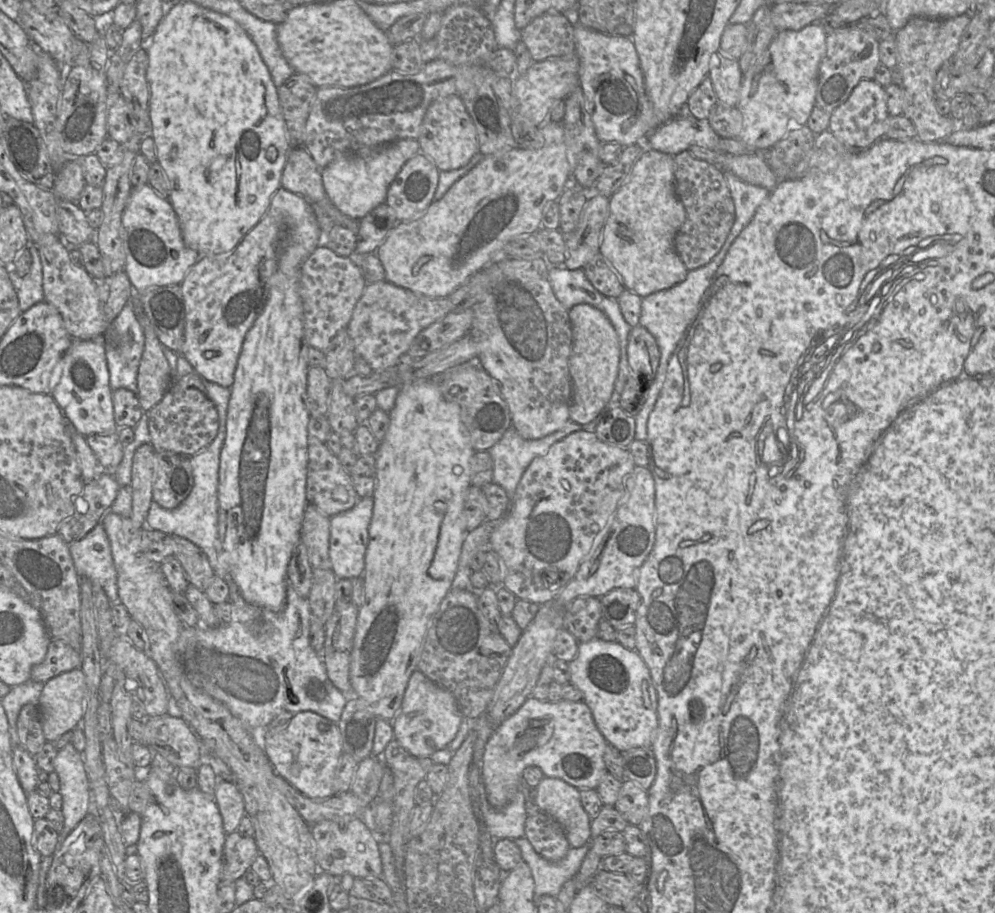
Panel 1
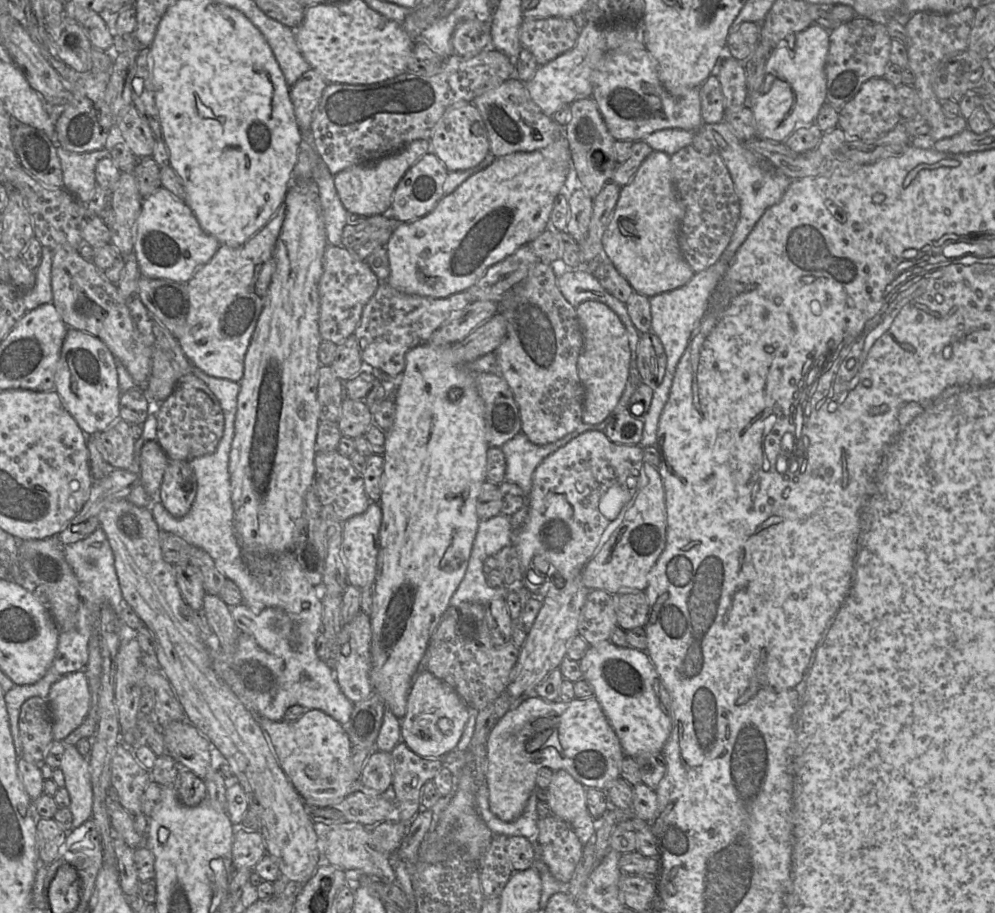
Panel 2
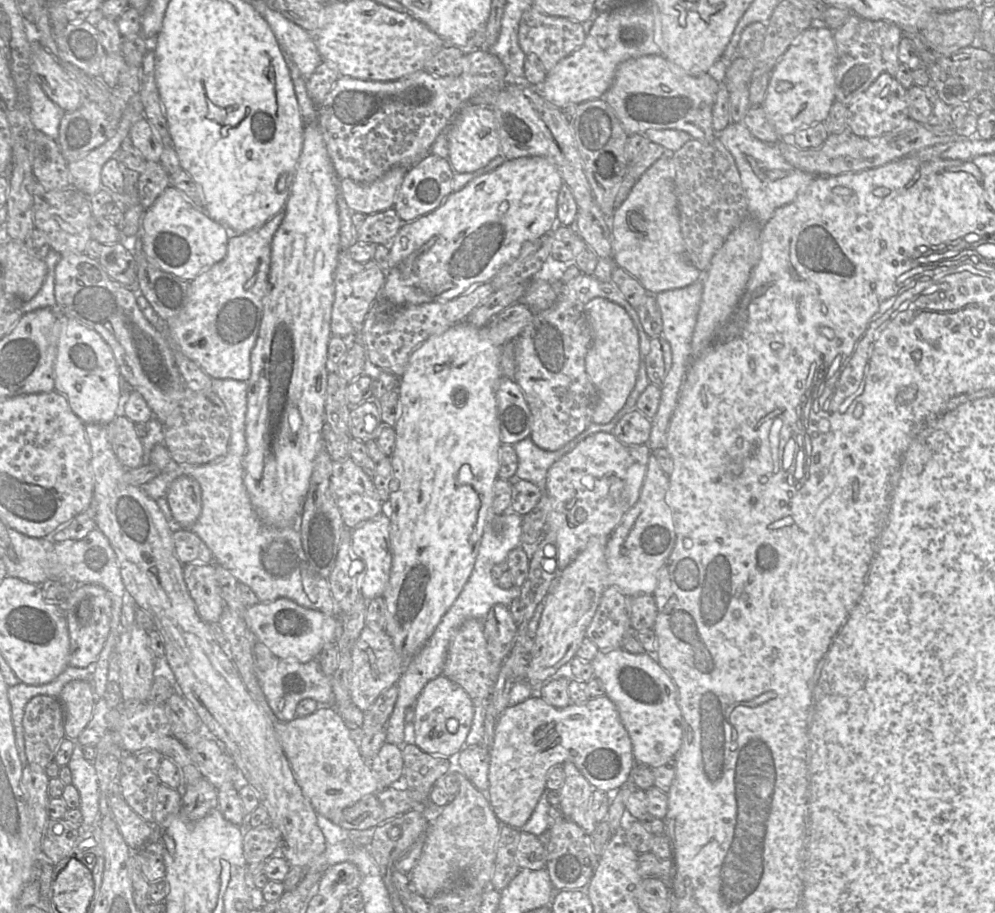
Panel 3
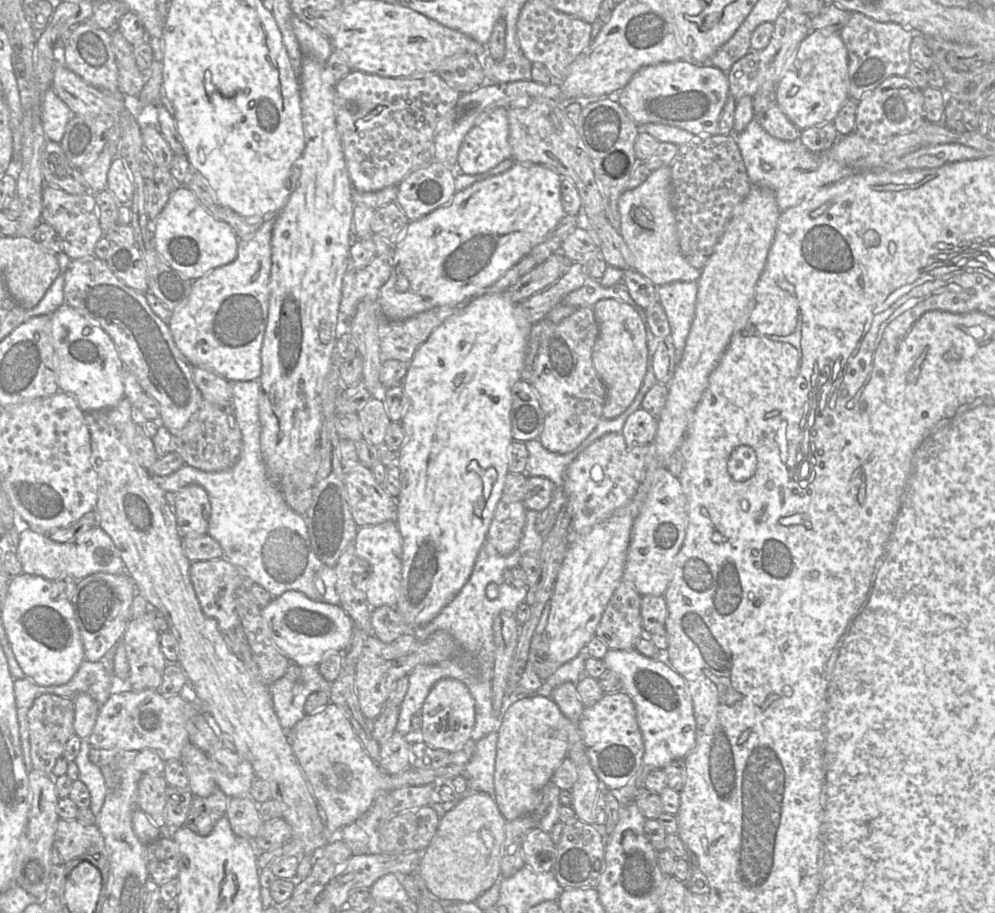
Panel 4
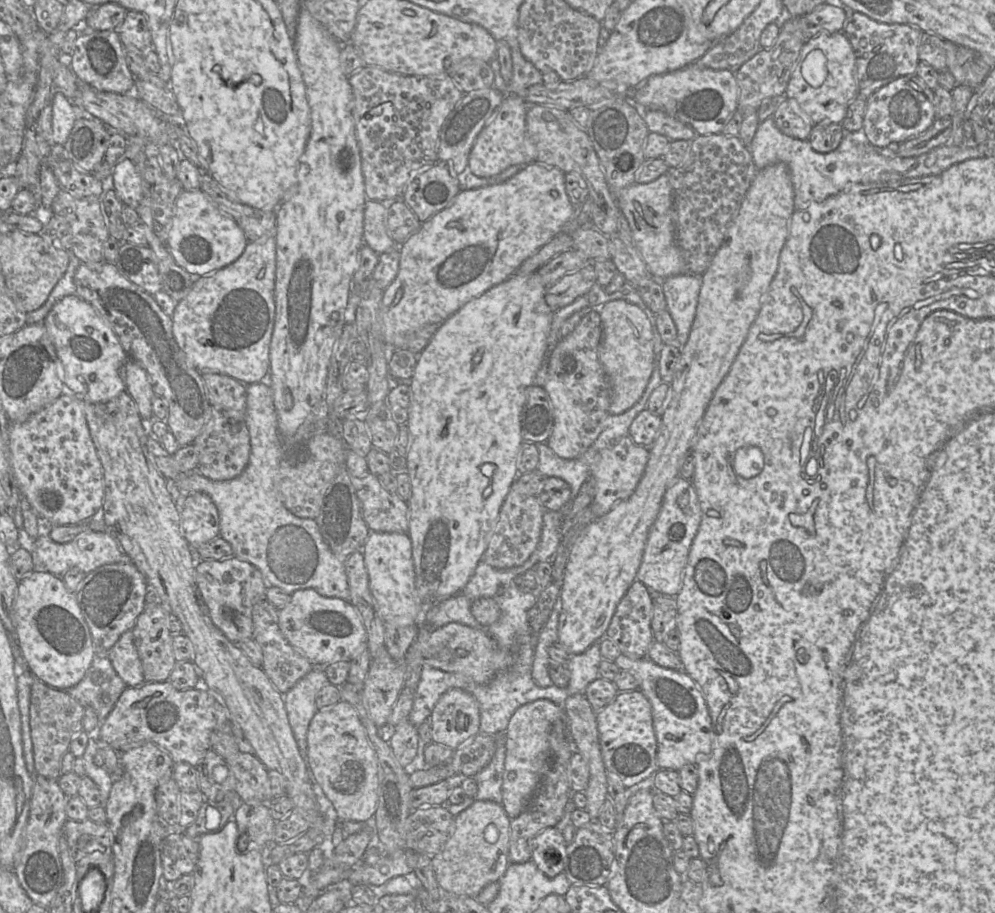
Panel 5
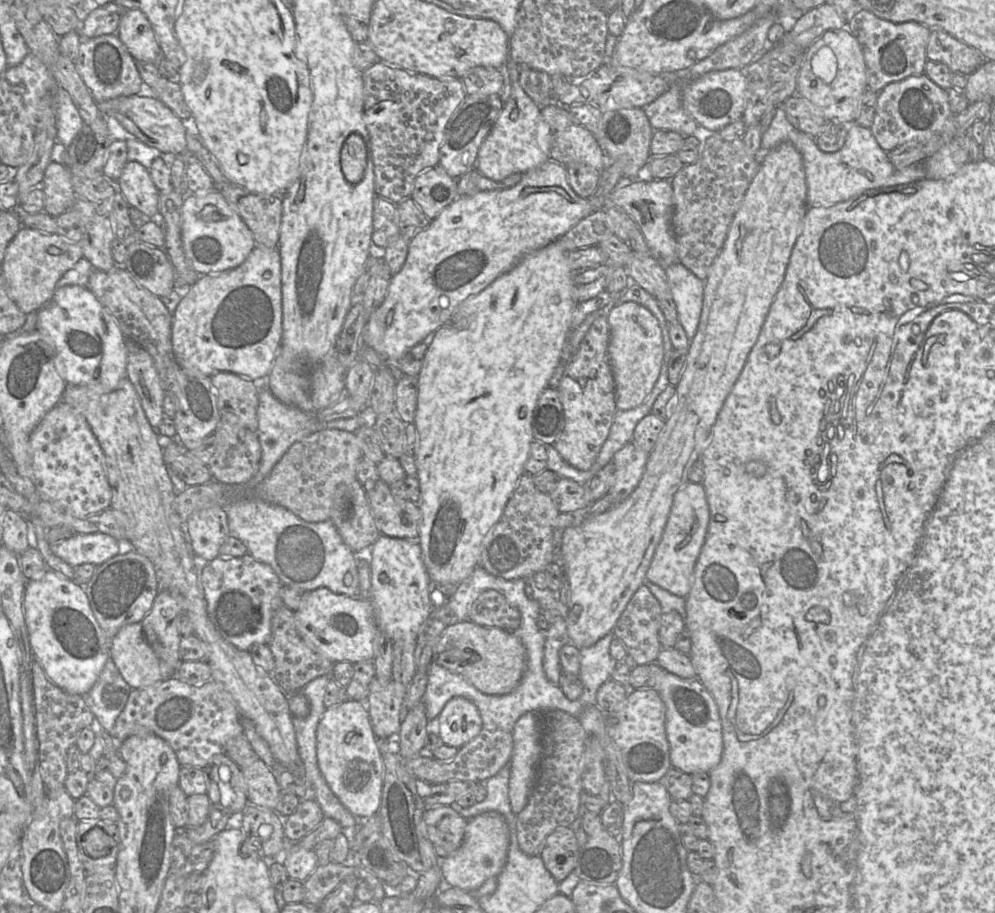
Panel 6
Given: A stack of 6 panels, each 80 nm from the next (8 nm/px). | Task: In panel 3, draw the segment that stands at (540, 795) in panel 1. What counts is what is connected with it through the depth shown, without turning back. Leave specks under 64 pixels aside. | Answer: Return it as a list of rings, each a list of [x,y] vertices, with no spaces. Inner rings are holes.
[[[571,762],[563,764],[565,781],[560,790],[558,805],[563,816],[581,827],[588,834],[592,834],[597,826],[592,810],[592,794],[595,788],[578,771]]]

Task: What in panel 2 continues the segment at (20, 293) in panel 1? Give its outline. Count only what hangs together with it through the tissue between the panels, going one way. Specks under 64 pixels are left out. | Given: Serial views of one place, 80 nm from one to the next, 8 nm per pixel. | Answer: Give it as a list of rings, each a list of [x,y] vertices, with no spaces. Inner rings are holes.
[[[42,246],[42,256],[35,268],[35,285],[23,294],[25,311],[31,311],[45,303],[52,303],[51,265],[52,249]]]

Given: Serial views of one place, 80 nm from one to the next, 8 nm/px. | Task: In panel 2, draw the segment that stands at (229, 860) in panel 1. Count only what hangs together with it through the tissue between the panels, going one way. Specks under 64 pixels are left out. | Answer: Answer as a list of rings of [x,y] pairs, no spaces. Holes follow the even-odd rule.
[[[235,828],[232,860],[237,871],[240,869],[253,869],[266,854],[264,839],[260,832],[247,832]]]

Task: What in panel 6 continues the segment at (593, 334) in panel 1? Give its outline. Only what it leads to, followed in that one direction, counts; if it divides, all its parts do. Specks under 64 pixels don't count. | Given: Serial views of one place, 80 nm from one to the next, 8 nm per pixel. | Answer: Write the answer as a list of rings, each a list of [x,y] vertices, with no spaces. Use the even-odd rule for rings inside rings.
[[[633,302],[616,305],[607,316],[610,329],[608,356],[615,382],[619,411],[640,405],[659,378],[664,358],[662,331],[658,320],[644,306]]]

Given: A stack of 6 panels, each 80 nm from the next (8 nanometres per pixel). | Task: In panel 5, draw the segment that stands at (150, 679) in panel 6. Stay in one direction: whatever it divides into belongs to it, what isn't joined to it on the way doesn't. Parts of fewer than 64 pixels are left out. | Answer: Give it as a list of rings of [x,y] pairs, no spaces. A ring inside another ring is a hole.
[[[132,630],[124,632],[108,651],[108,657],[116,673],[127,687],[137,687],[145,683],[141,660],[134,643]]]

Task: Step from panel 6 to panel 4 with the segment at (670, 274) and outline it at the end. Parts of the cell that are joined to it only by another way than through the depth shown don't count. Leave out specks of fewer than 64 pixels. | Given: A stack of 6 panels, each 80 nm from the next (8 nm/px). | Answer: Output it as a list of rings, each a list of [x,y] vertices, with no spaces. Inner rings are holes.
[[[675,281],[656,287],[659,303],[669,321],[678,365],[695,317],[698,283]]]

